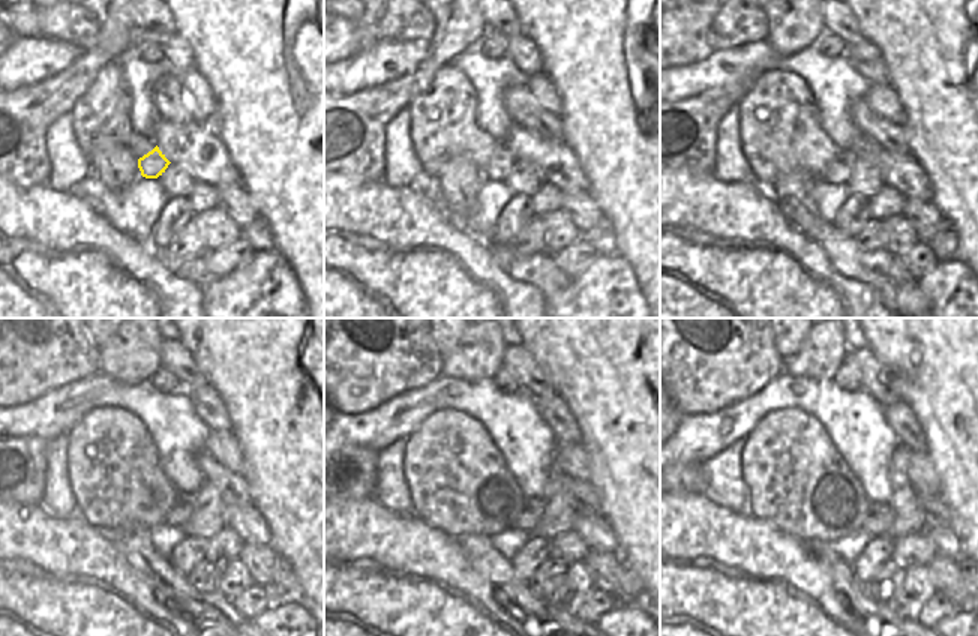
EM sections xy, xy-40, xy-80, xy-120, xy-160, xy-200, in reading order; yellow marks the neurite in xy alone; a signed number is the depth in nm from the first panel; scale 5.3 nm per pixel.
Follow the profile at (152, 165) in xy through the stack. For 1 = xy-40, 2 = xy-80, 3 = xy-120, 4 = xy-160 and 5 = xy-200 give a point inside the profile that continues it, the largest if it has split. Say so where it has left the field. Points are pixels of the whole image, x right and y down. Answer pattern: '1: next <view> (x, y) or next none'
1: next xy-40 (500, 164)
2: next xy-80 (839, 173)
3: next xy-120 (180, 513)
4: next xy-160 (531, 513)
5: next xy-200 (879, 518)

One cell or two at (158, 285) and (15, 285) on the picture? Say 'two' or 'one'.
one

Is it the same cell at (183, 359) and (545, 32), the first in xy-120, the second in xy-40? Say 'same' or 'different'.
different

